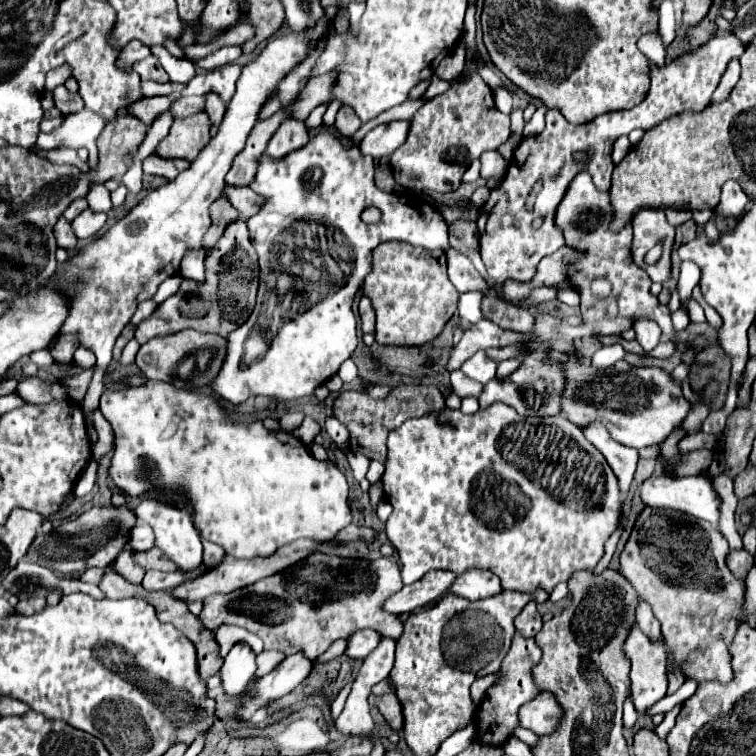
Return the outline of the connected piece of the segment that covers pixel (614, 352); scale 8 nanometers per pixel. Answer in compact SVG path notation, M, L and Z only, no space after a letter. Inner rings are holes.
M614 343L614 345L608 345L608 347L602 347L600 351L594 353L592 357L592 365L598 367L598 369L604 369L604 367L612 367L616 361L624 359L626 351L620 343Z

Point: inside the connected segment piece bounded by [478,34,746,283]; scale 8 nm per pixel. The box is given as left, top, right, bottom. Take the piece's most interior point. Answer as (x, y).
(516, 226)

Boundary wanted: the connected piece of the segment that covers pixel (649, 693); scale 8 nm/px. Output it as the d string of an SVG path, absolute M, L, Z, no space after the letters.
M634 625L622 645L624 655L630 659L632 669L630 669L630 689L632 689L632 701L638 713L642 713L644 709L652 707L656 701L660 701L666 695L666 655L668 649L662 641L662 637L658 641L652 641L650 637L646 637L638 625Z

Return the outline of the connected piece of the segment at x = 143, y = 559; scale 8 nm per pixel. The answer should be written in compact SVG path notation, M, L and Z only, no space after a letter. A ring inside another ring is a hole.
M152 549L146 553L136 553L136 561L140 561L146 569L158 569L158 571L174 571L178 569L176 565L172 565L172 561L168 557L164 557L164 553L160 549Z

